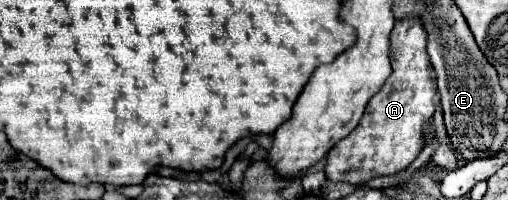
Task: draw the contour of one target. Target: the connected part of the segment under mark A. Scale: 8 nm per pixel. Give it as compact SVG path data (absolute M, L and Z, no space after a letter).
M405 16L395 22L391 32L391 66L393 74L369 100L359 126L329 150L325 174L331 182L365 184L375 176L397 174L405 170L423 150L425 126L435 114L437 76L427 56L427 32L419 16Z

